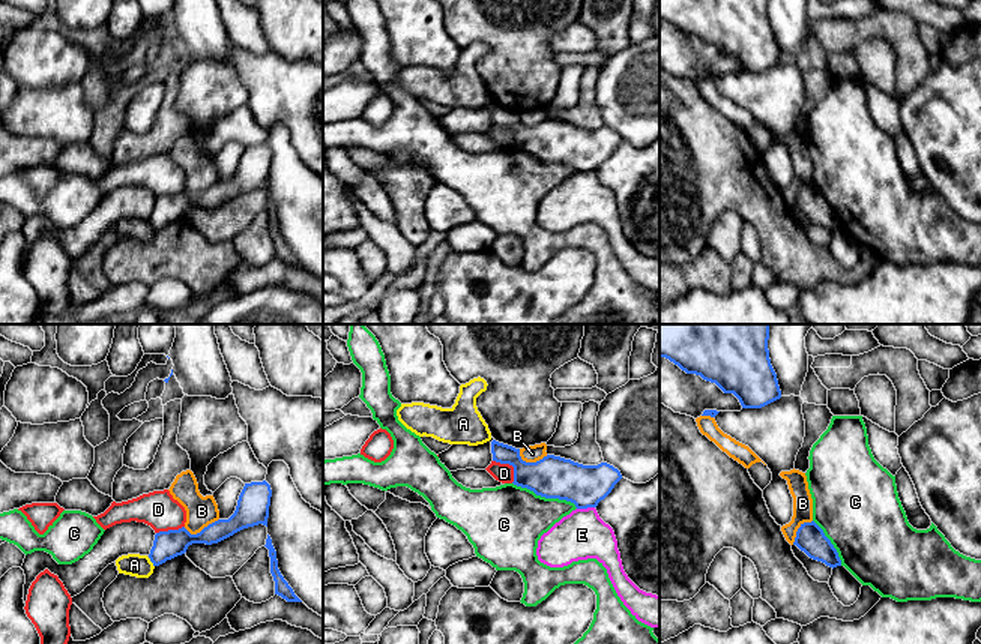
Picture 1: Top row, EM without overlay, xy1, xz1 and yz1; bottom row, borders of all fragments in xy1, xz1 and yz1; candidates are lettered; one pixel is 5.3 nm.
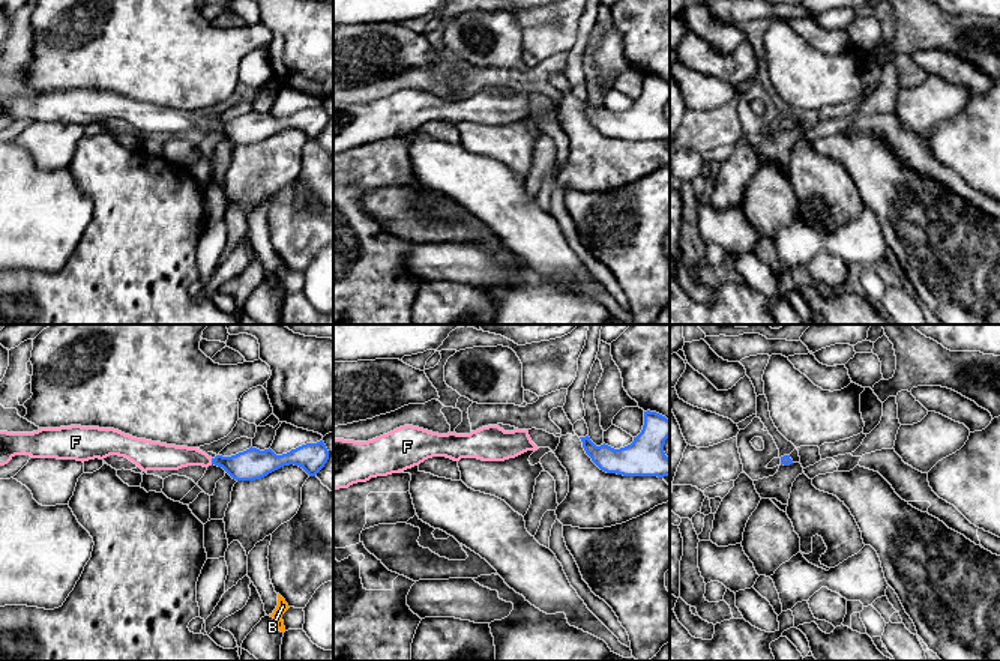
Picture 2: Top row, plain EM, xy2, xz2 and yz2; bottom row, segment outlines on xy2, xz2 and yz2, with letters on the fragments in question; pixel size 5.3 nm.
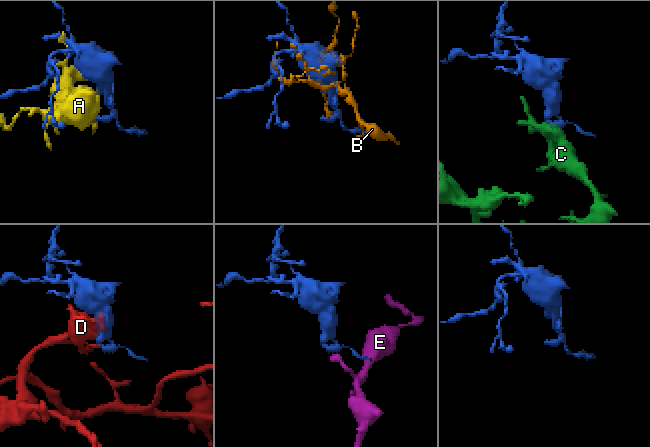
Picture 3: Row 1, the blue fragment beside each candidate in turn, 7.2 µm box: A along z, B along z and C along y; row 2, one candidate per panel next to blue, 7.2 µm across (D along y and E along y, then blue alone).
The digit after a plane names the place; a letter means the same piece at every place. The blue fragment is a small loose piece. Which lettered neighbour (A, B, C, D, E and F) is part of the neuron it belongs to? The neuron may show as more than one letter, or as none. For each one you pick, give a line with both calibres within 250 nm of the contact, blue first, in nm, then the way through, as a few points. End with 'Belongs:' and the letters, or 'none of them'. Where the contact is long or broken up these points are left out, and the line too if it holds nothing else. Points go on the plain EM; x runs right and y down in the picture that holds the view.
F: calibres 170 and 140 nm; way xy2 (251, 128), (212, 125), (197, 120), (165, 120)
Belongs: F

